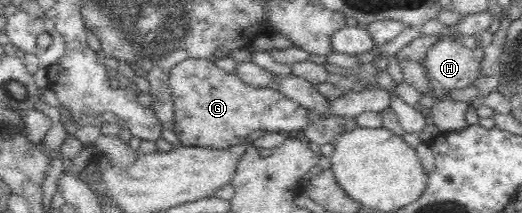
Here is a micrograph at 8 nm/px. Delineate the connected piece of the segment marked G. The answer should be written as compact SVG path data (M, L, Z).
M206 59L183 60L169 76L173 99L173 133L185 147L223 149L241 145L256 130L290 134L306 130L309 112L271 88L254 88L235 74L228 74Z

